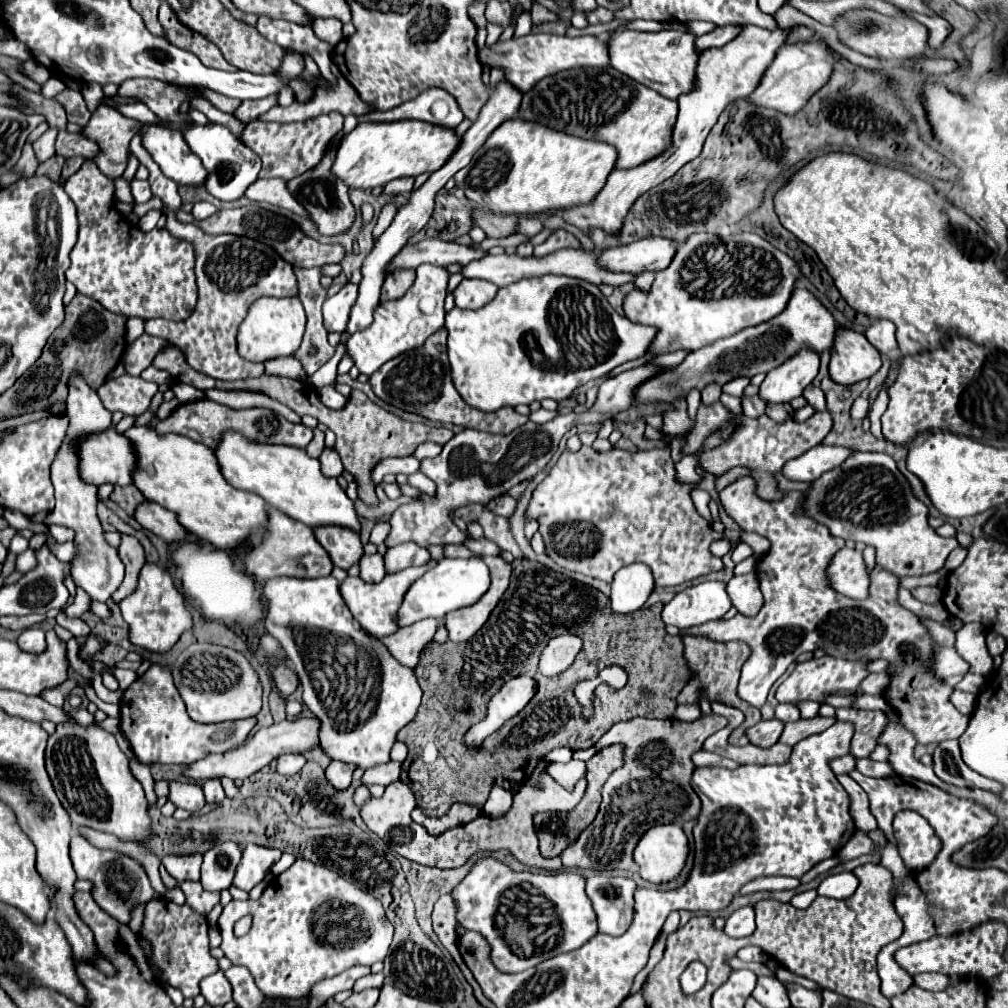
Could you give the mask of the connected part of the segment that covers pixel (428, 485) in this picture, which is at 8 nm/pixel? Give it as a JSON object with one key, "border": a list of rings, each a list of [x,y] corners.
{"border":[[[415,473],[415,475],[411,475],[411,477],[409,477],[409,485],[421,489],[421,491],[427,493],[429,497],[435,497],[435,483],[433,483],[427,475],[423,475],[423,473]]]}

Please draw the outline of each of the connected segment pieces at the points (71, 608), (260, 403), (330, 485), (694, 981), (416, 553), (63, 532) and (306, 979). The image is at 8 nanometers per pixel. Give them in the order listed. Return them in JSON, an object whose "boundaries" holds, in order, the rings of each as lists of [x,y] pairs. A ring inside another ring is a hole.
{"boundaries":[[[[80,587],[76,588],[76,596],[71,605],[65,607],[64,611],[71,618],[79,618],[82,614],[89,611],[91,599],[87,593]]],[[[211,389],[207,391],[207,397],[211,401],[217,401],[217,403],[223,403],[227,407],[233,407],[233,409],[247,409],[247,407],[269,407],[273,411],[277,411],[279,415],[283,415],[285,419],[289,421],[295,421],[295,423],[301,423],[301,417],[291,411],[289,407],[281,405],[279,401],[273,401],[269,399],[267,395],[261,395],[261,393],[251,393],[251,391],[219,391],[219,389]]],[[[225,431],[213,449],[219,461],[223,477],[237,489],[253,491],[265,499],[267,505],[283,511],[291,519],[297,519],[309,527],[341,525],[359,531],[359,519],[353,509],[353,501],[339,487],[337,479],[325,477],[317,459],[309,457],[305,449],[289,445],[253,443],[239,431]]],[[[693,961],[681,975],[681,989],[685,995],[697,993],[705,985],[705,967],[699,961]]],[[[403,543],[397,545],[393,549],[387,549],[387,553],[383,555],[385,559],[385,571],[387,573],[397,573],[403,571],[407,567],[419,567],[429,563],[429,551],[415,545],[415,543]]],[[[49,525],[49,533],[51,533],[59,543],[73,541],[73,537],[75,537],[75,531],[69,529],[69,527],[63,527],[63,525]]],[[[297,859],[291,869],[287,869],[273,885],[269,885],[263,895],[257,901],[231,901],[229,905],[223,907],[223,913],[219,917],[219,931],[223,937],[221,949],[225,957],[233,965],[243,965],[249,969],[253,975],[257,987],[263,991],[267,997],[287,997],[287,999],[299,999],[309,993],[309,989],[319,983],[321,979],[329,979],[339,975],[341,971],[347,971],[349,967],[355,965],[367,965],[371,967],[377,961],[383,961],[389,953],[389,945],[393,939],[393,925],[387,921],[385,911],[381,907],[381,901],[377,901],[373,895],[369,897],[365,891],[357,889],[353,883],[345,881],[341,875],[329,871],[323,865],[315,865],[305,859]],[[353,899],[353,941],[345,939],[339,943],[333,943],[335,937],[343,937],[343,919],[341,913],[345,905],[349,905]],[[245,917],[253,917],[251,931],[245,937],[235,937],[233,935],[233,925]]]]}

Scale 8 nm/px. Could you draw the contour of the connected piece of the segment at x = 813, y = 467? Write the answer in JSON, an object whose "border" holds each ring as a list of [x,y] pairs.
{"border":[[[817,445],[783,467],[783,475],[791,481],[815,481],[821,473],[839,467],[851,455],[851,449],[835,445]]]}

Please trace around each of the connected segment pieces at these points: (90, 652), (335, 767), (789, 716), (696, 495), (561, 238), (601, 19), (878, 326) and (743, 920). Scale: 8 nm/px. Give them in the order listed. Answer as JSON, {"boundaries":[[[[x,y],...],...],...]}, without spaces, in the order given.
{"boundaries":[[[[89,635],[87,637],[87,643],[85,643],[85,647],[79,651],[79,655],[83,657],[83,659],[89,659],[89,657],[93,657],[95,653],[99,653],[101,651],[101,639],[97,637],[97,635]]],[[[331,761],[331,765],[325,771],[325,777],[327,777],[329,785],[333,785],[333,789],[345,791],[351,785],[353,771],[355,771],[355,765],[341,763],[341,761]]],[[[781,703],[781,705],[777,705],[777,709],[775,709],[775,717],[777,717],[779,721],[783,721],[783,723],[787,723],[787,721],[797,721],[797,719],[799,719],[799,709],[797,709],[795,705]]],[[[695,489],[691,492],[691,498],[693,503],[698,511],[698,513],[707,521],[709,521],[710,525],[713,522],[710,510],[708,508],[708,503],[711,499],[710,494],[707,491],[701,489]]],[[[557,229],[557,231],[553,231],[553,235],[543,245],[535,247],[535,255],[543,257],[543,255],[549,255],[549,253],[553,253],[557,249],[565,249],[565,247],[579,247],[579,241],[571,233]]],[[[599,7],[597,11],[587,13],[587,19],[589,19],[589,23],[591,23],[591,25],[595,25],[595,23],[609,23],[609,21],[613,19],[613,15],[611,15],[611,11],[607,11],[607,9]]],[[[877,319],[871,323],[871,327],[867,329],[867,339],[873,347],[879,349],[879,353],[889,353],[893,349],[897,349],[897,341],[895,341],[895,325],[887,319]]],[[[741,907],[737,909],[725,923],[725,933],[731,937],[747,937],[755,931],[755,913],[753,907]]]]}

